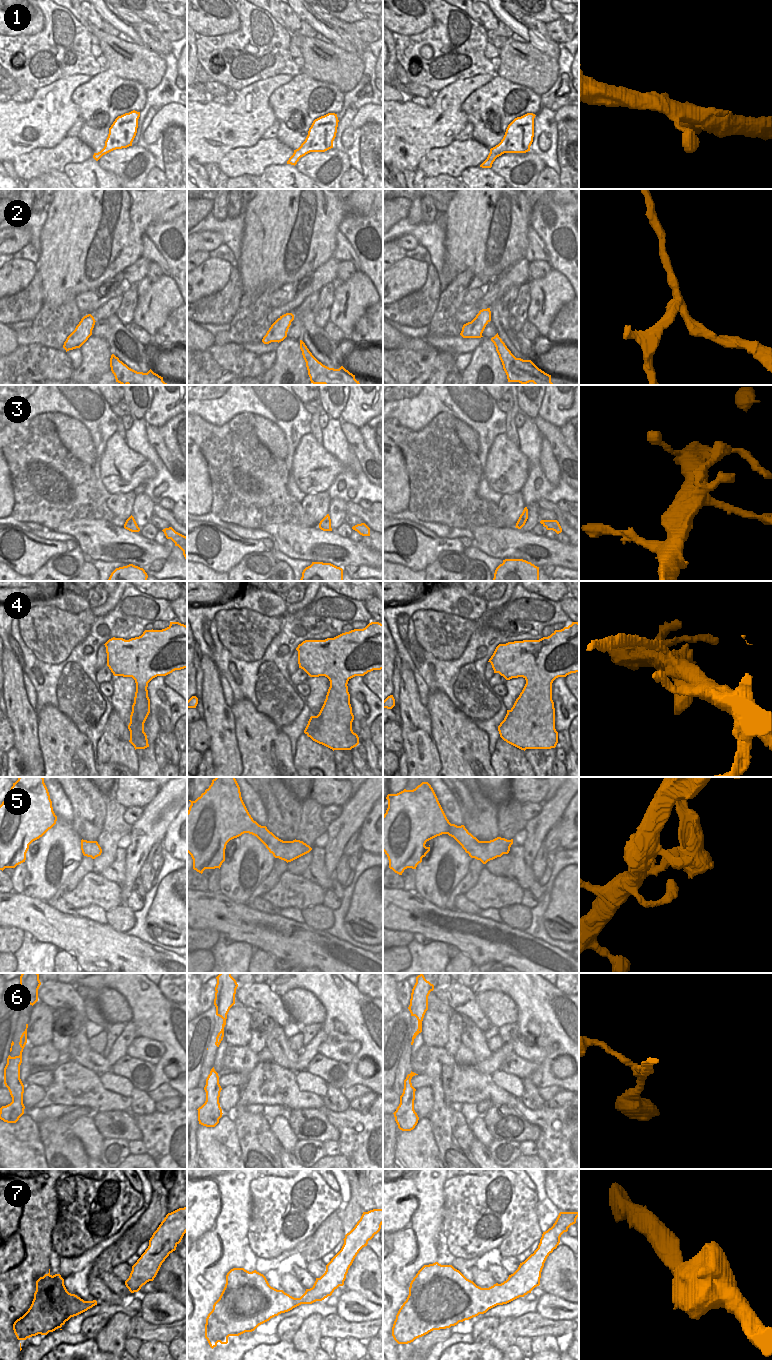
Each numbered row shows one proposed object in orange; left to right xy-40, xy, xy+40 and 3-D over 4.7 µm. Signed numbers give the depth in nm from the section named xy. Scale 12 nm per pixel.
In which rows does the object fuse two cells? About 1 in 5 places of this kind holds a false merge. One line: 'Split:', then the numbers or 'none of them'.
Split: 2

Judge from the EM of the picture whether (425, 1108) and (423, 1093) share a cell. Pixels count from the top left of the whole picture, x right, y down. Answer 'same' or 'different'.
same

